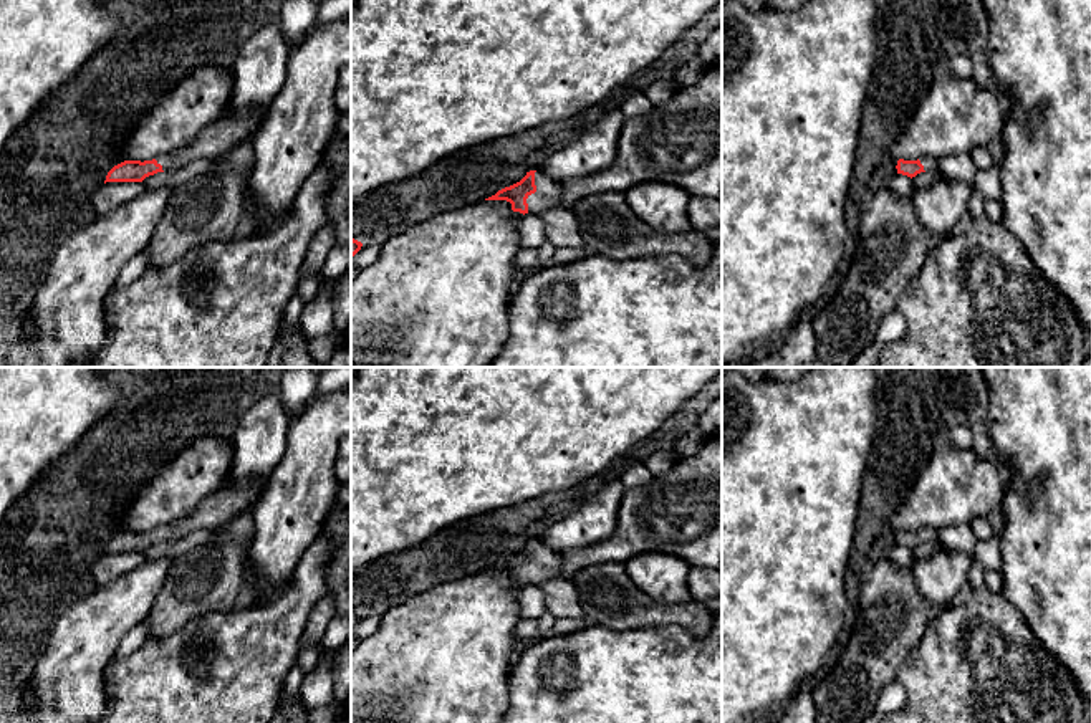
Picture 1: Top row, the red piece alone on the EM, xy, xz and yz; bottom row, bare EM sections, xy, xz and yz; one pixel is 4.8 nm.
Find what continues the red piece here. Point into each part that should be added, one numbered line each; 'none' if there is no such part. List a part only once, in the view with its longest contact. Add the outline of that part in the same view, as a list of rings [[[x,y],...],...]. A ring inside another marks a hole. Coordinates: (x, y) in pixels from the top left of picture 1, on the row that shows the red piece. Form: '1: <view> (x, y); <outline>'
1: xz (548, 192); [[[540,170],[535,172],[536,192],[528,195],[528,213],[540,215],[545,210],[563,207],[561,203],[561,185],[560,182],[546,177]]]

